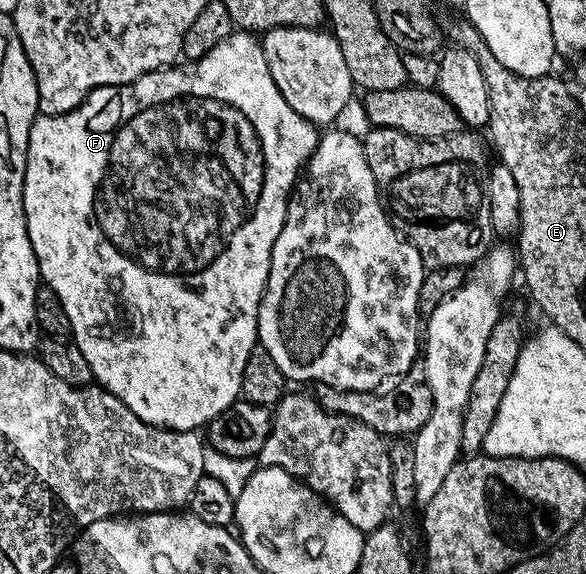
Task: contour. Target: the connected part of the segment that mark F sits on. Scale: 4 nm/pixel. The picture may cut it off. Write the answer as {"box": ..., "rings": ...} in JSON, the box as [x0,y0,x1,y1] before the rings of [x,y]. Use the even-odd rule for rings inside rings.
{"box":[24,30,319,432],"rings":[[[245,30],[233,31],[230,36],[224,38],[222,42],[214,46],[212,50],[204,54],[203,57],[200,57],[199,60],[182,62],[165,70],[149,72],[140,78],[136,78],[130,84],[123,84],[121,86],[109,84],[103,88],[97,88],[88,93],[86,99],[78,107],[59,116],[43,116],[41,114],[35,116],[34,125],[30,127],[30,141],[28,142],[28,154],[26,155],[24,214],[26,215],[26,220],[38,220],[38,224],[34,224],[34,237],[30,241],[32,242],[32,250],[38,259],[38,275],[41,283],[50,287],[60,300],[60,305],[63,306],[68,316],[68,321],[71,323],[70,336],[72,337],[72,344],[79,348],[80,354],[84,356],[85,361],[90,365],[93,379],[101,387],[105,388],[107,392],[111,392],[116,398],[120,398],[120,402],[124,402],[124,406],[128,406],[132,410],[132,414],[137,416],[145,414],[149,417],[148,423],[154,428],[168,428],[171,432],[192,432],[205,429],[210,421],[216,419],[220,413],[228,411],[239,399],[245,366],[248,365],[249,356],[255,352],[256,345],[258,344],[258,311],[260,310],[262,296],[266,292],[266,283],[268,282],[270,263],[272,262],[272,246],[276,246],[276,238],[280,238],[280,232],[284,226],[286,202],[290,199],[290,193],[294,185],[298,183],[300,173],[305,169],[306,161],[313,156],[318,148],[319,139],[319,129],[307,122],[300,114],[296,114],[296,110],[292,110],[292,106],[288,106],[288,102],[284,102],[284,94],[280,94],[276,82],[272,82],[272,74],[268,70],[268,62],[266,61],[266,55],[262,49],[259,37]],[[92,218],[95,219],[97,225],[94,226],[94,232],[88,232],[86,226]],[[62,222],[76,222],[80,226],[76,230],[64,230],[62,229]],[[169,348],[170,384],[162,377],[162,352],[168,351]],[[169,404],[170,416],[154,416],[157,412],[164,411]]]}

